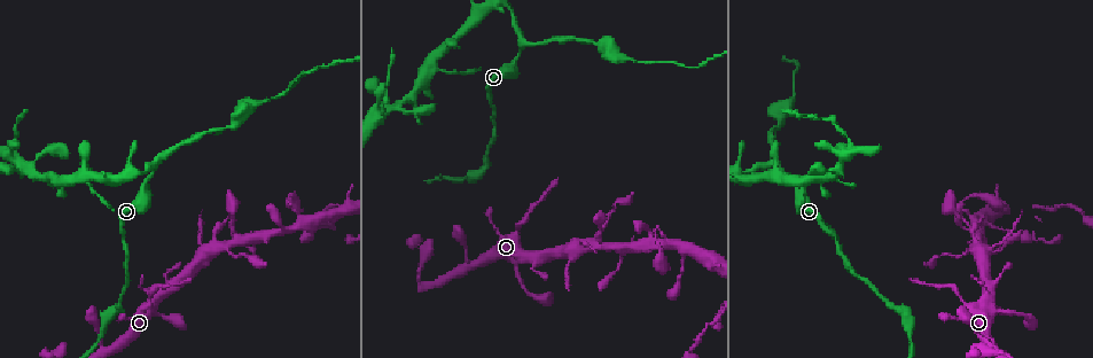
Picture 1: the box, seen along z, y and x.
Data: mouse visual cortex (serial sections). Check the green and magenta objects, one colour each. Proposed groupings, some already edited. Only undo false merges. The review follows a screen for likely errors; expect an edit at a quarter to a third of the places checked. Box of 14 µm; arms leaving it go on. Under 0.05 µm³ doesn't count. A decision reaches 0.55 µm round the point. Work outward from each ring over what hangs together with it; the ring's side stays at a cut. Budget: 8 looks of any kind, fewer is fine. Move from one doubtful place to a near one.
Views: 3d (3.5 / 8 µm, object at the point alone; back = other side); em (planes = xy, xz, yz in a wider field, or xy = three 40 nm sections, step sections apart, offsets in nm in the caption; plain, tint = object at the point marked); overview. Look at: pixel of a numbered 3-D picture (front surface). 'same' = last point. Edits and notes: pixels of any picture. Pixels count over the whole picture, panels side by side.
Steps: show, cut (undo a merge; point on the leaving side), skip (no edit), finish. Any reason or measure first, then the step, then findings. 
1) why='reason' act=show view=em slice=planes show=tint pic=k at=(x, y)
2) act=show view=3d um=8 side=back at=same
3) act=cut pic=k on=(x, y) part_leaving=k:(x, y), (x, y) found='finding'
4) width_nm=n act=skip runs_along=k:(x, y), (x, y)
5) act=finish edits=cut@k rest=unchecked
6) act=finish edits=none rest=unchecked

why='three-way junction' act=show view=3d um=8 pic=1 at=(156, 164)

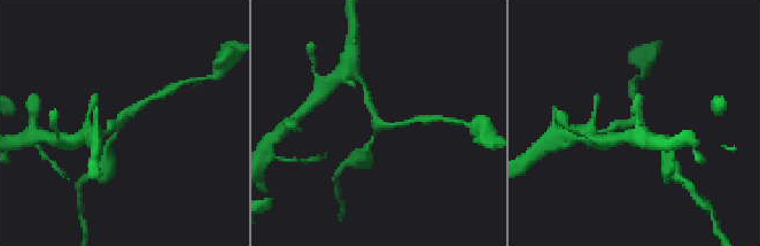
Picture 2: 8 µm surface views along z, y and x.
act=show view=em slice=planes show=tint pic=2 at=(644, 122)

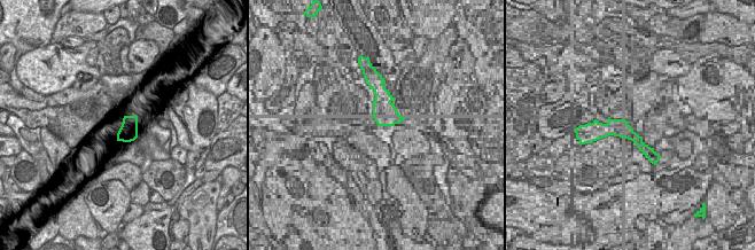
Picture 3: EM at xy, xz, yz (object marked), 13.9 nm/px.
arms=3 act=cut pic=2 on=(613, 125) part_leaving=2:(631, 122), (590, 133) found='two cells meet here'

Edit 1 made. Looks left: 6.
act=show view=overview

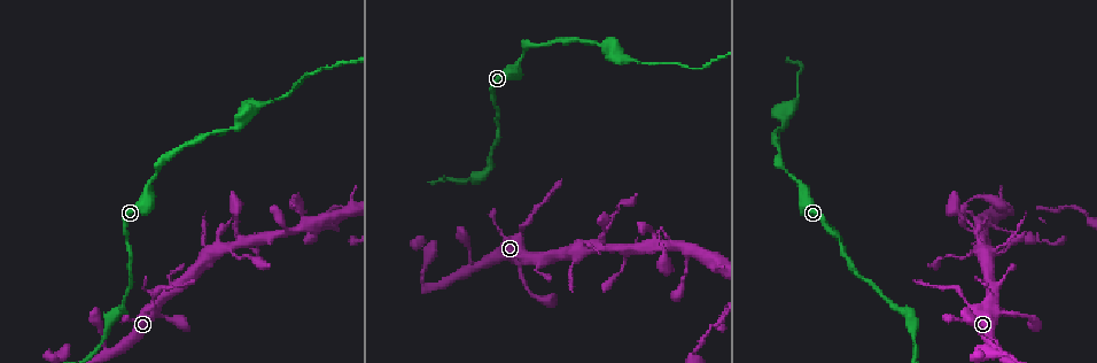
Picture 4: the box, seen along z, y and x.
why='three arms meet' act=show view=3d um=8 side=back pic=4 at=(990, 243)

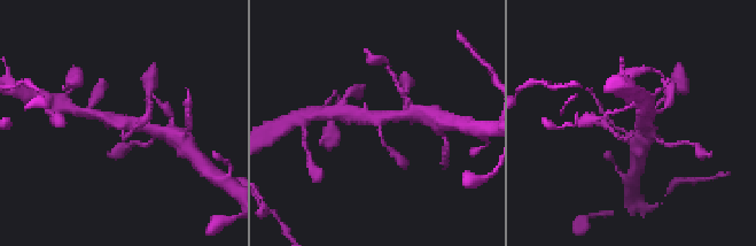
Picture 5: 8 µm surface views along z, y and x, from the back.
why='closer look' act=show view=3d um=3.5 pic=5 at=(379, 127)

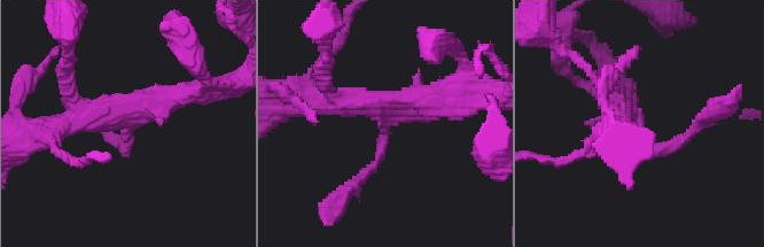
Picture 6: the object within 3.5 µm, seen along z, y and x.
arms=3 arm_widths_nm=150,350,350 why='shape alone is not enough' act=show view=em slice=xy step=5 show=tint pic=6 at=(385, 124)

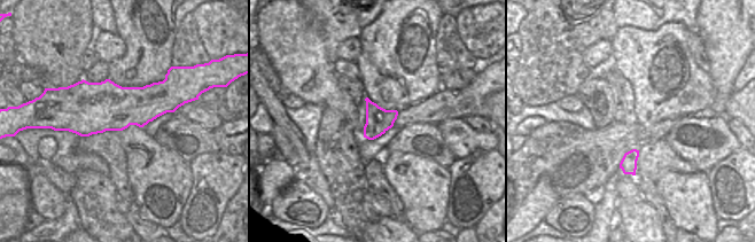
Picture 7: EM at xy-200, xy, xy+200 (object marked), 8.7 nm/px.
act=skip runs_along=6:(334, 101), (383, 103), (380, 160), (358, 180) found='all the same cell'

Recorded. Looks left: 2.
why='a narrow waist' act=show view=3d um=3.5 pic=4 at=(964, 298)

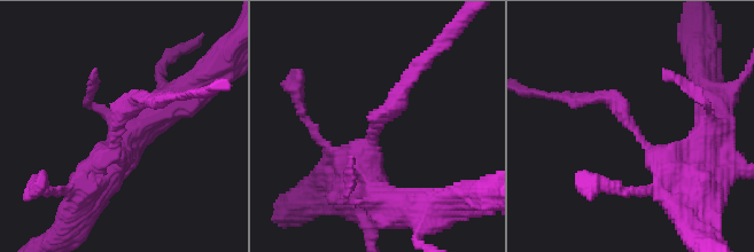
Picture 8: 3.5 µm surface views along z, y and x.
act=cut pic=8 on=(121, 105) part_leaving=8:(371, 134), (427, 57) found='a second cell is stuck on'

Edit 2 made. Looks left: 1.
act=finish edits=cut@2,cut@8 rest=unchecked

